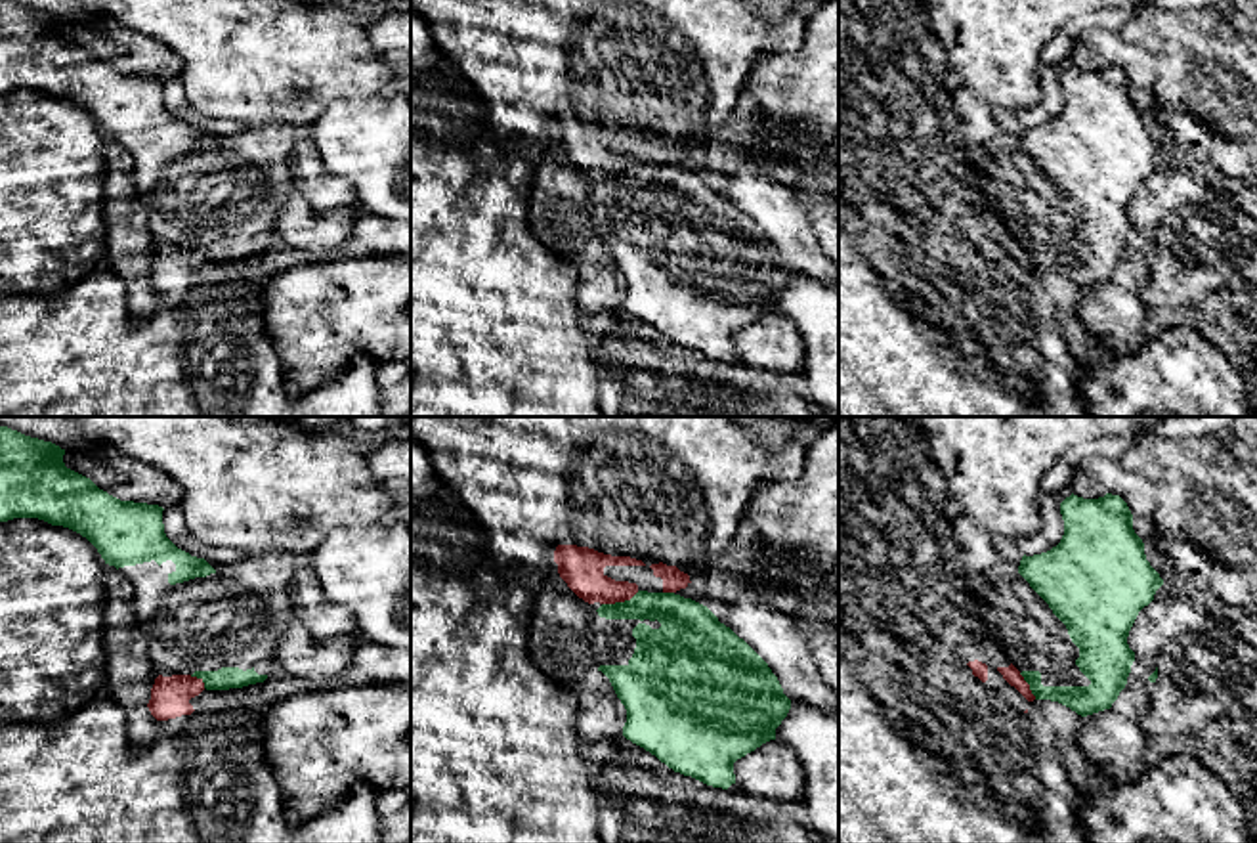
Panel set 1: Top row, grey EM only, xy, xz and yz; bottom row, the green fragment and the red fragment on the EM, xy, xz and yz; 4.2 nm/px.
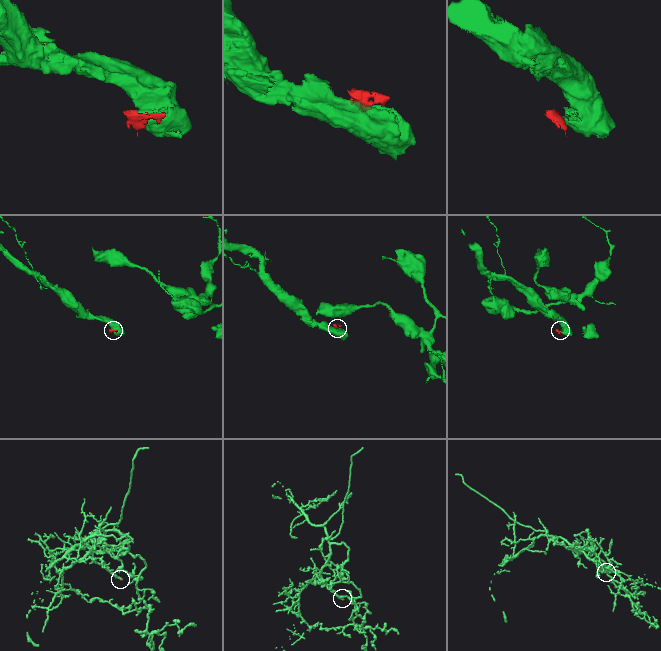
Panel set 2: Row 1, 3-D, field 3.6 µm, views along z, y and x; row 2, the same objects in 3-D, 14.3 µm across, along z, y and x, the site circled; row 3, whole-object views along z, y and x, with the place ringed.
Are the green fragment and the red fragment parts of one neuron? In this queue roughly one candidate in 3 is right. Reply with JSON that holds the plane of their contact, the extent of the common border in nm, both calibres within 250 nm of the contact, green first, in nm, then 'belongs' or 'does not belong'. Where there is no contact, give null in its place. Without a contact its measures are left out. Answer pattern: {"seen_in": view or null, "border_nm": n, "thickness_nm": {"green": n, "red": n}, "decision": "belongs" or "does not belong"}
{"seen_in": "xz", "border_nm": 170, "thickness_nm": {"green": 180, "red": 180}, "decision": "does not belong"}

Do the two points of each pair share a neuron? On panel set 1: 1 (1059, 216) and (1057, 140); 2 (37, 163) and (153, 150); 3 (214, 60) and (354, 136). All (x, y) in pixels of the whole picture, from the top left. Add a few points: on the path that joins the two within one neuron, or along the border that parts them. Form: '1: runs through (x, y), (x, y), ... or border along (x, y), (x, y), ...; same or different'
1: runs through (1059, 197), (1055, 192), (1059, 188), (1059, 159); same
2: border along (75, 104), (96, 121), (106, 136); different
3: border along (362, 100), (335, 100), (306, 129); different

